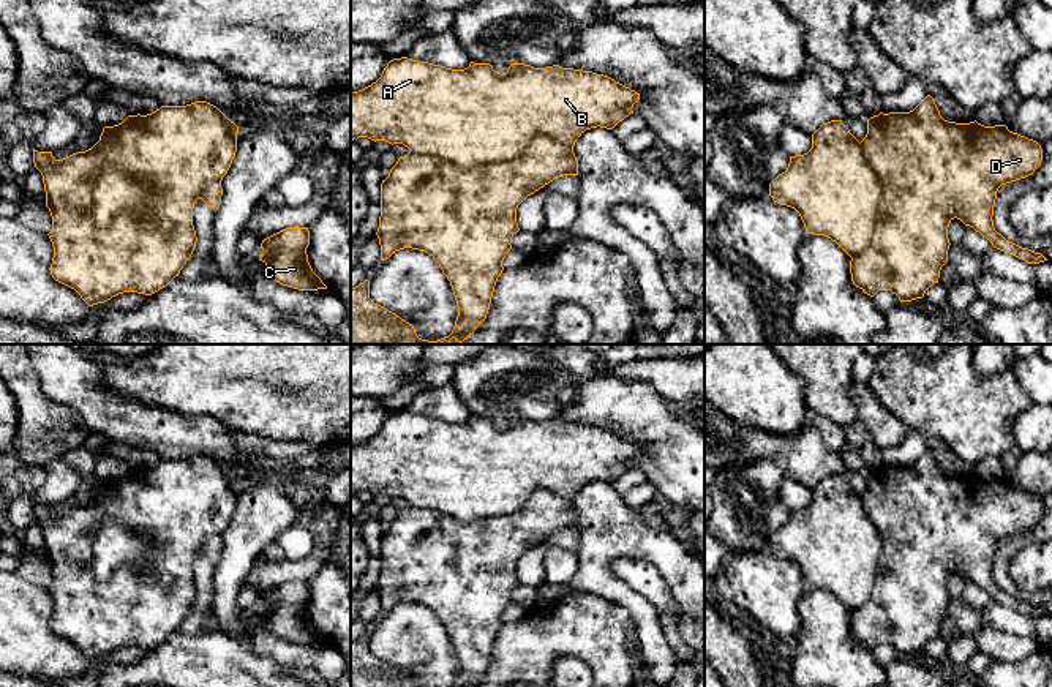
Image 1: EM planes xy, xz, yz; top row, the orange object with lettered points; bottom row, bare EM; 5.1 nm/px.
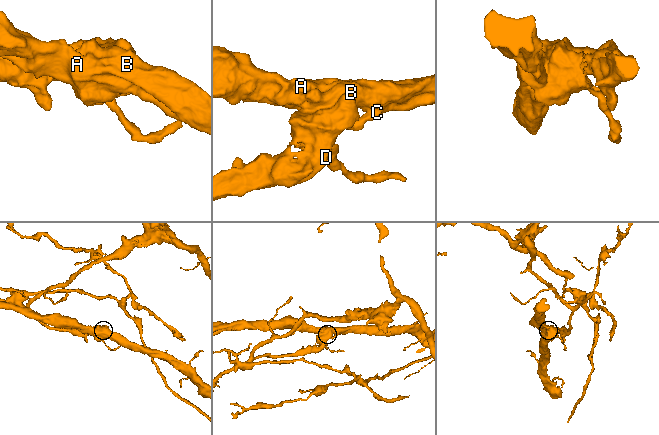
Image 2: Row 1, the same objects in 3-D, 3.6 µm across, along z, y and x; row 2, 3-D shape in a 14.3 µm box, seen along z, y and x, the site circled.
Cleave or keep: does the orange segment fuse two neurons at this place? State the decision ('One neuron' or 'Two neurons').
Two neurons

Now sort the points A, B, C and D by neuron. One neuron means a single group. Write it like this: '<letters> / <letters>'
A B C / D

